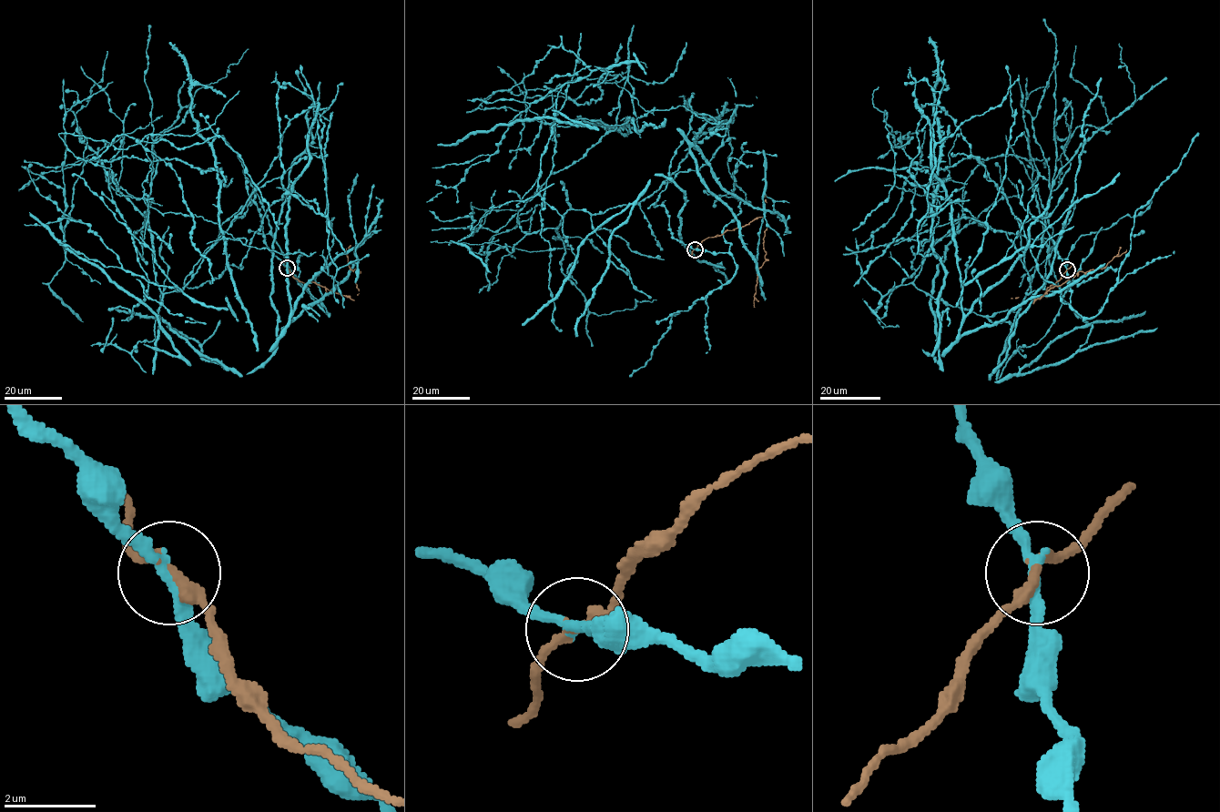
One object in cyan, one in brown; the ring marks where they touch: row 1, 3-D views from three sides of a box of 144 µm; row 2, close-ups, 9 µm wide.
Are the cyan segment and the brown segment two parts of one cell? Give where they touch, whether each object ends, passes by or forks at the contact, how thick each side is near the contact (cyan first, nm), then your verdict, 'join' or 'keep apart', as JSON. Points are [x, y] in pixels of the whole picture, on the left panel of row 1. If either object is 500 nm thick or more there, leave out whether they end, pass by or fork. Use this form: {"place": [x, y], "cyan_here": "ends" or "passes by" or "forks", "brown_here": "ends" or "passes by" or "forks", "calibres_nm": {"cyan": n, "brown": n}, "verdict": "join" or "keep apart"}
{"place": [287, 268], "cyan_here": "passes by", "brown_here": "passes by", "calibres_nm": {"cyan": 240, "brown": 240}, "verdict": "keep apart"}

